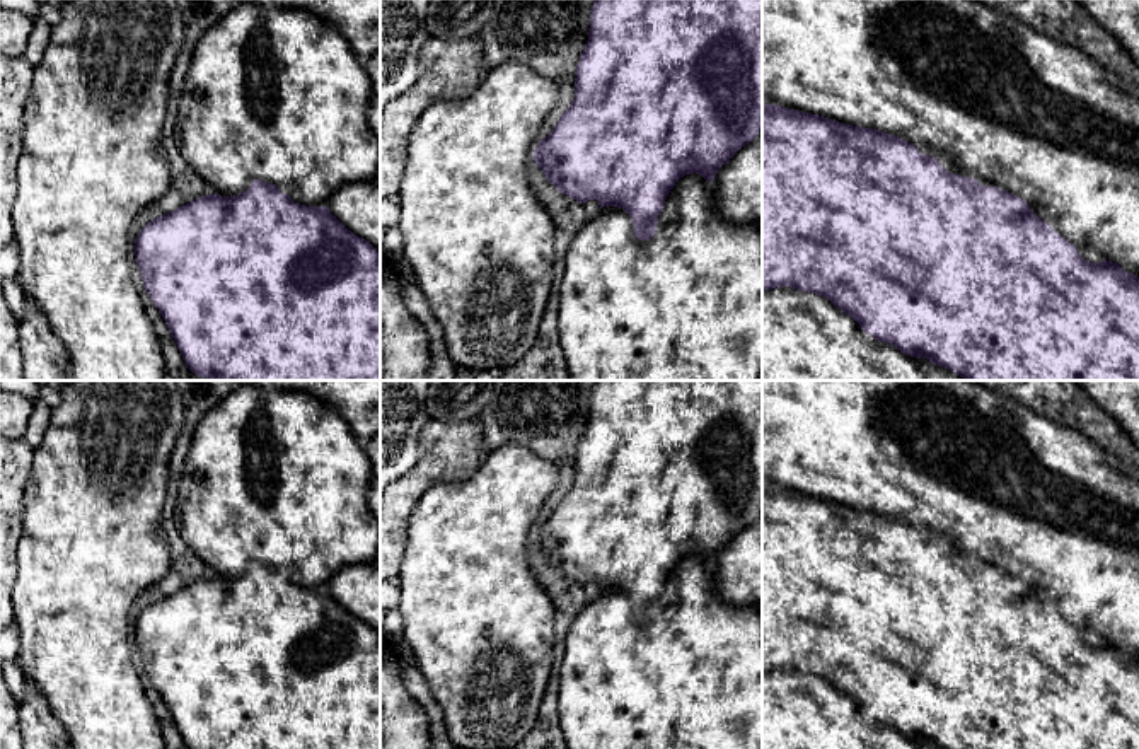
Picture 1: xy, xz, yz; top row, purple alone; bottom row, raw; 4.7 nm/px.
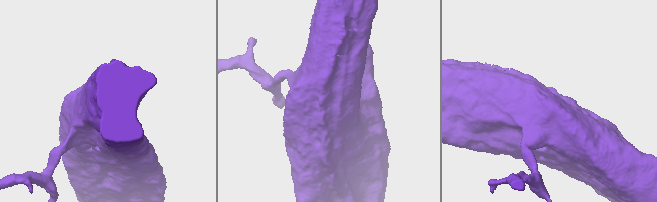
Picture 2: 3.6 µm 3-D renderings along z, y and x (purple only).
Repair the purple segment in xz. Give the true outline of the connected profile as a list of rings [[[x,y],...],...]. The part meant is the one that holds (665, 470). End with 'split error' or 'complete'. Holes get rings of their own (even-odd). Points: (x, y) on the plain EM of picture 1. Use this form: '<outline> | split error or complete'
[[[593,380],[588,423],[576,447],[575,481],[559,498],[554,512],[539,522],[534,544],[559,575],[587,585],[597,582],[600,590],[617,589],[633,599],[633,616],[650,623],[658,607],[658,597],[675,565],[685,556],[701,556],[714,563],[718,551],[762,512],[762,380]]] | complete

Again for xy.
[[[254,561],[251,570],[237,578],[220,578],[217,575],[206,577],[171,595],[153,601],[140,613],[135,623],[135,636],[143,669],[164,700],[188,749],[380,749],[380,636],[370,624],[348,613],[327,589],[307,589],[295,585],[288,577],[283,577],[276,566]]] | complete

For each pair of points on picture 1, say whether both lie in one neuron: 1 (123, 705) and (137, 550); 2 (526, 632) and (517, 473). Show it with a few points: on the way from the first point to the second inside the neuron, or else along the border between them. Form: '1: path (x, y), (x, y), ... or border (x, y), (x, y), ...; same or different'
1: path (109, 666), (109, 589); same
2: path (512, 592), (512, 512); same

